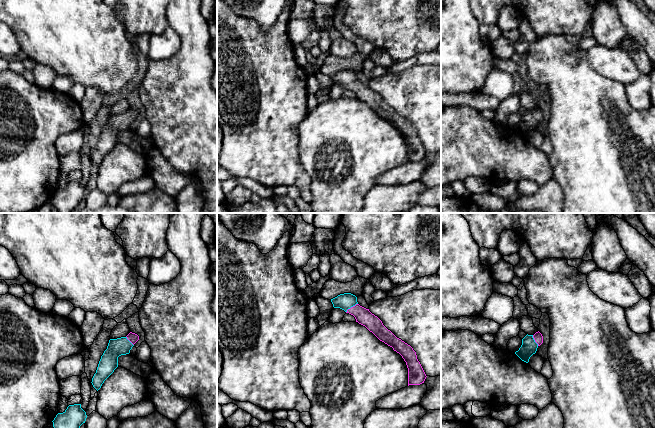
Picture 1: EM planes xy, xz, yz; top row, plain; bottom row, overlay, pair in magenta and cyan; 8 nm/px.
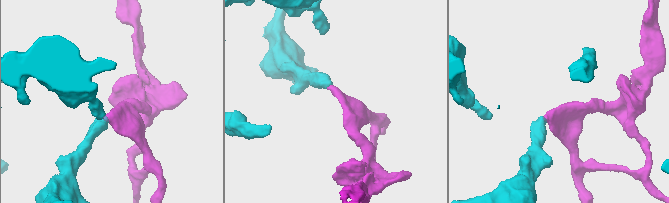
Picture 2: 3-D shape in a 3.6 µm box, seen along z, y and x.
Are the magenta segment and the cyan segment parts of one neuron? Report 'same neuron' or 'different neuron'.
same neuron

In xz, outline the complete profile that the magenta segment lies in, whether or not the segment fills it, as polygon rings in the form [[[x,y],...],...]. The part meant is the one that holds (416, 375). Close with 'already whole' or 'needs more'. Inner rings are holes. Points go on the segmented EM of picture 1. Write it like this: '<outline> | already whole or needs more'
[[[351,293],[340,294],[331,299],[331,302],[334,308],[340,308],[346,313],[353,315],[356,322],[365,326],[380,341],[392,347],[394,351],[402,356],[408,368],[408,386],[424,383],[427,376],[413,348],[397,338],[369,309],[360,306],[355,295]]] | needs more

